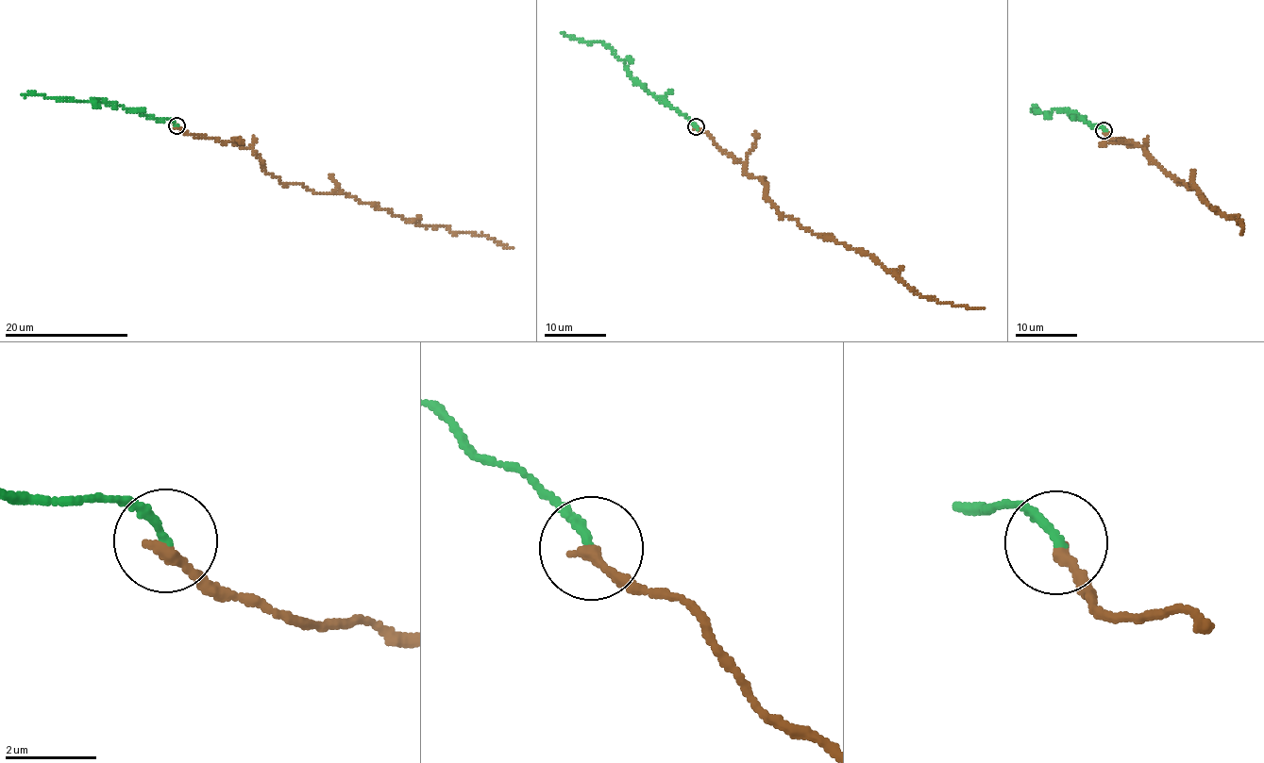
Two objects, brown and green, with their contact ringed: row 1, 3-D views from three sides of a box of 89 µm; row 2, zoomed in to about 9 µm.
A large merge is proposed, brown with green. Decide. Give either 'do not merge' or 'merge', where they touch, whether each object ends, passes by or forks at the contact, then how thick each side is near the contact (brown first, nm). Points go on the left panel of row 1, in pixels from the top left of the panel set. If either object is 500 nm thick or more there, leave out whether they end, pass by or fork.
merge | (176, 125) | brown ends | green ends | 280/190 nm

